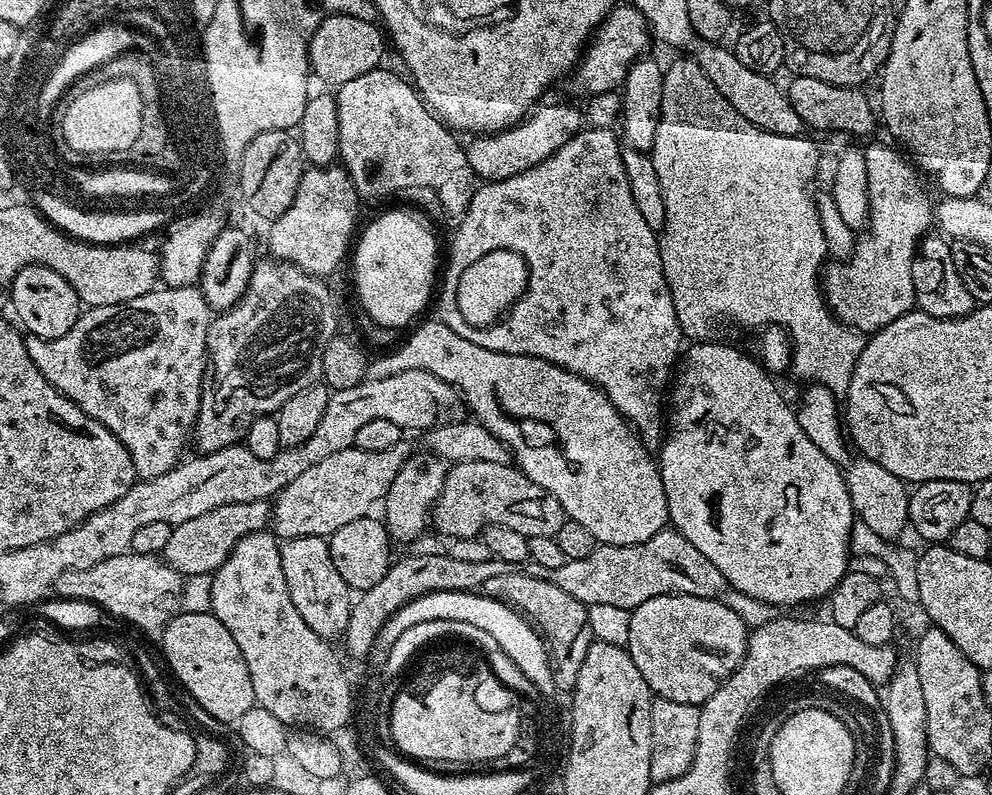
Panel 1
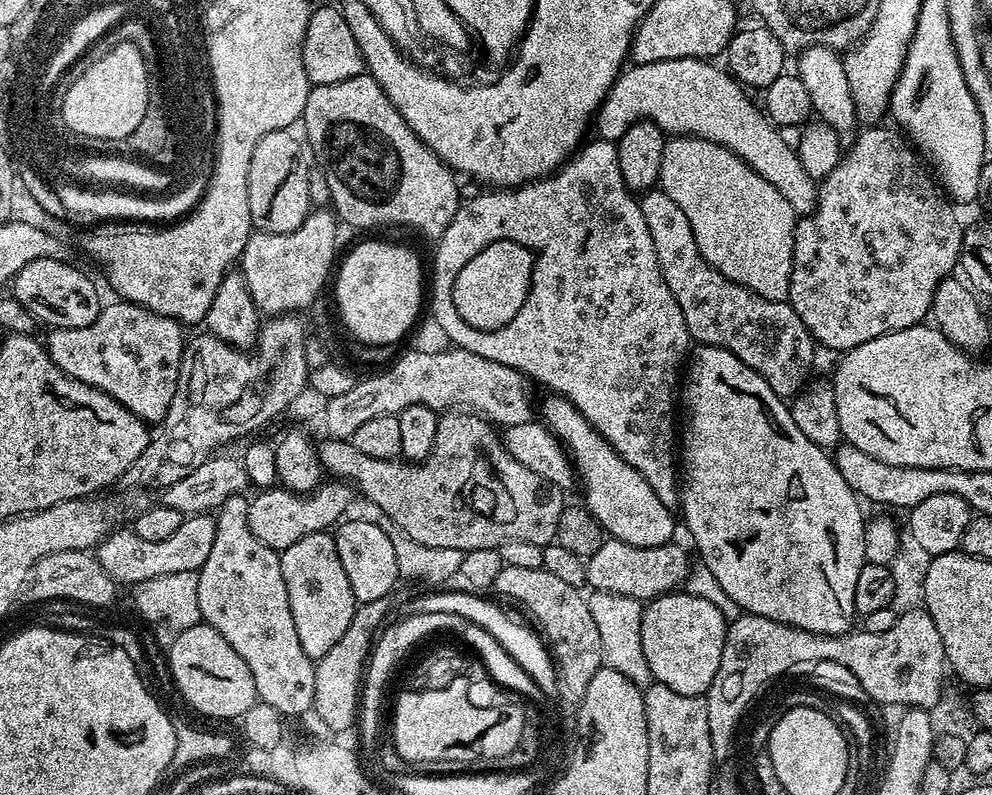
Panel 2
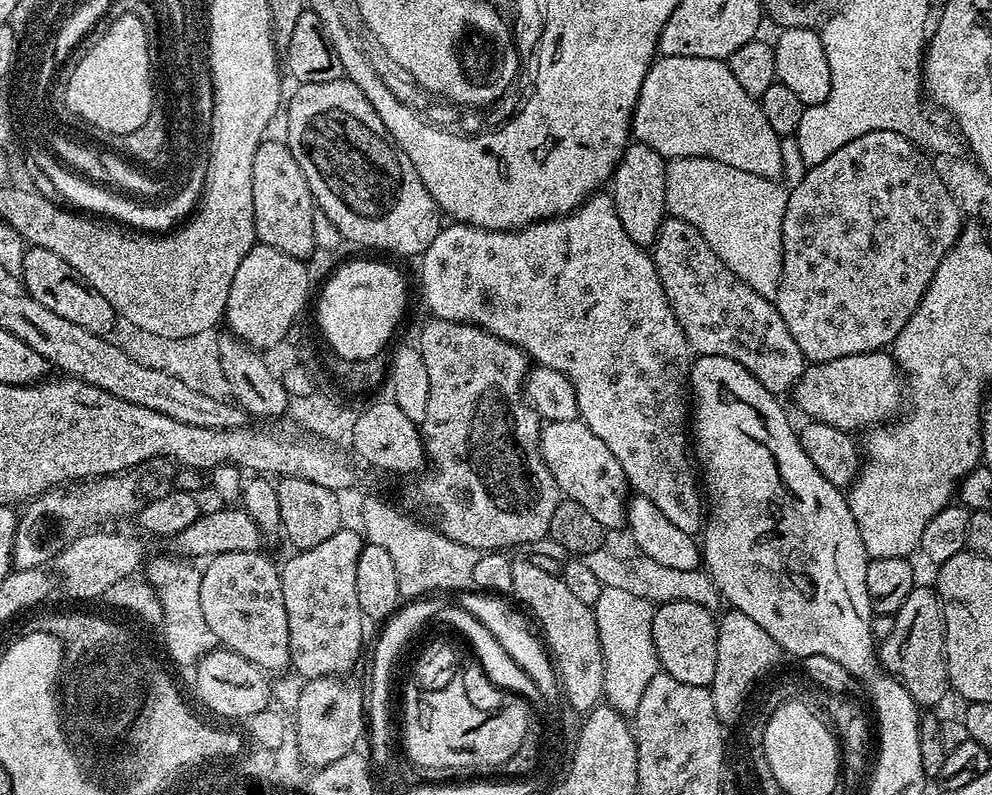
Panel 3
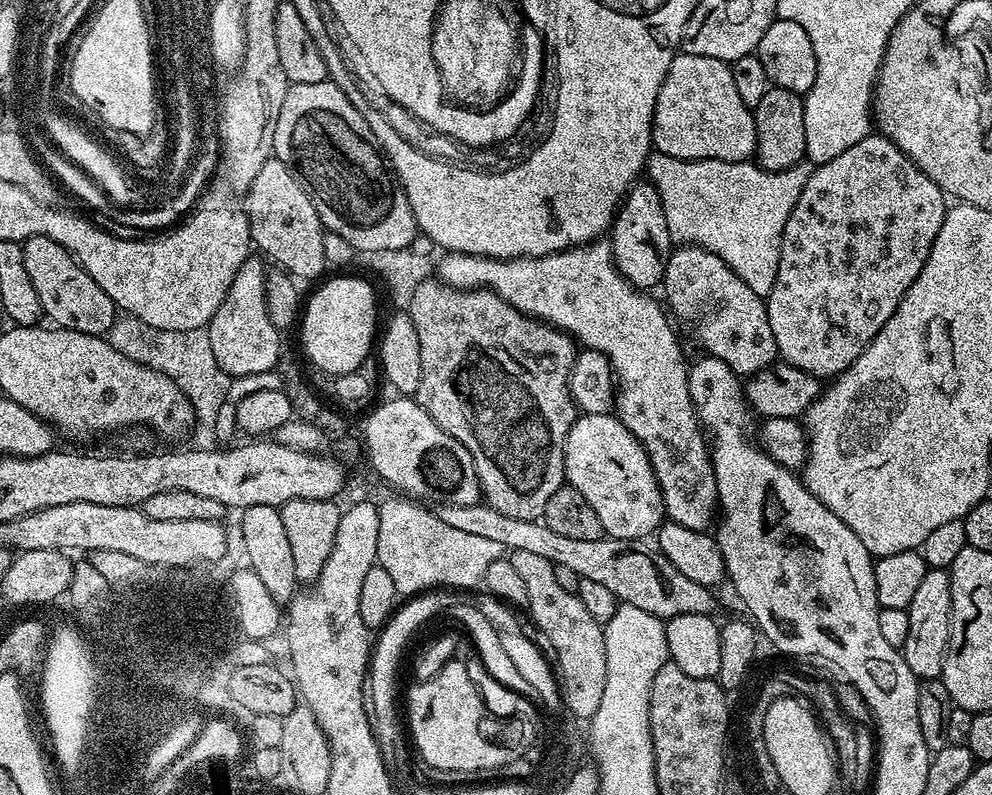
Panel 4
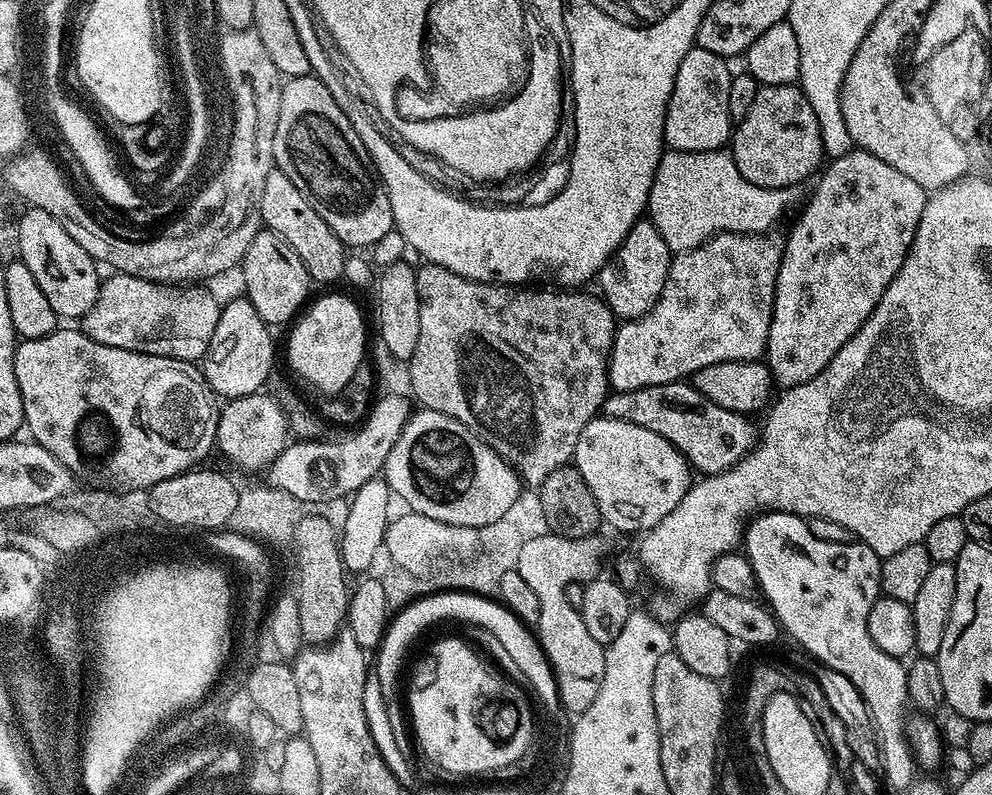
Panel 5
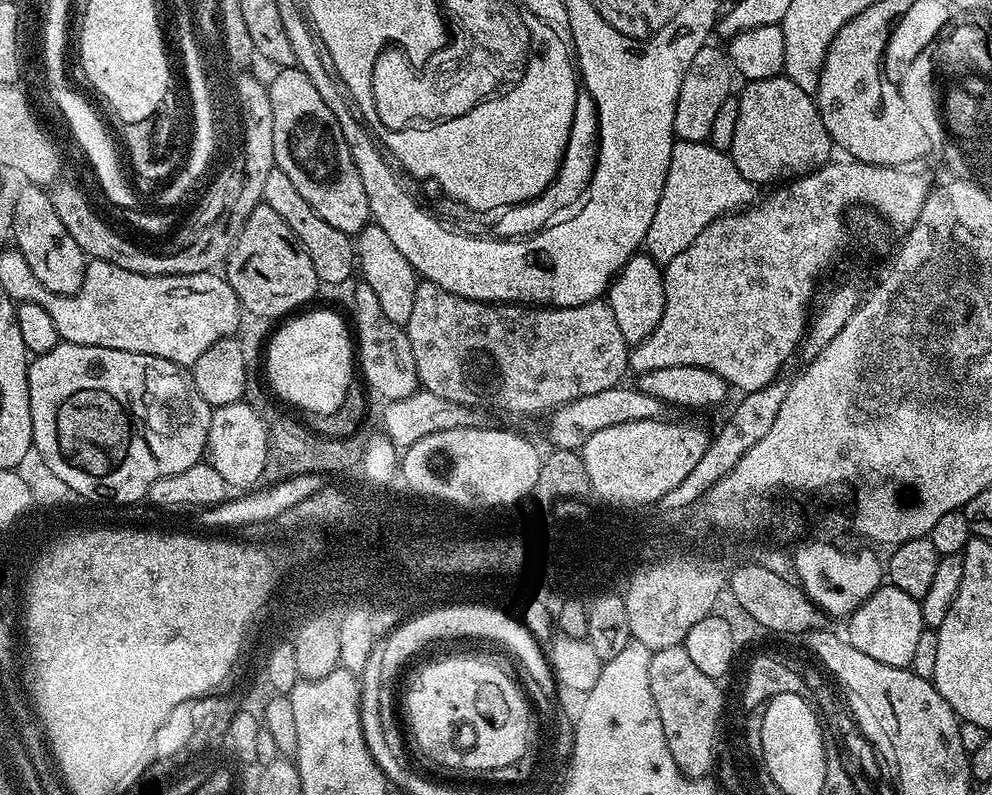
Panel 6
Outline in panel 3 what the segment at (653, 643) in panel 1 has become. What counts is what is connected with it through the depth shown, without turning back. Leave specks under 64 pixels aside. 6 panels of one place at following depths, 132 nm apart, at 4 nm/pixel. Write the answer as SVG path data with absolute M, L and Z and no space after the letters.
M666 602L659 605L652 614L652 633L661 669L668 672L670 678L678 678L678 682L690 682L690 686L709 687L714 678L714 662L718 662L717 623L717 617L713 613L702 606L694 606L694 602Z

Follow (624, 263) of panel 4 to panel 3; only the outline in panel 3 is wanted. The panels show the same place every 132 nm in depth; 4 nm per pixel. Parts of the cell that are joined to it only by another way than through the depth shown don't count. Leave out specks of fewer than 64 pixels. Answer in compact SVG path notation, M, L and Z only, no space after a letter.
M632 142L612 171L610 195L614 210L618 210L618 218L621 219L626 234L630 234L630 238L634 238L634 242L642 246L655 245L658 230L666 219L667 169L666 157L658 154L658 150Z

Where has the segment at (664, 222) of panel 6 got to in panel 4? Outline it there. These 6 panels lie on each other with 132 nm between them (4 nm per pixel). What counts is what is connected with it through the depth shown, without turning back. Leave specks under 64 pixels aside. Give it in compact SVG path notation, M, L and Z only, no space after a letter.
M653 151L646 176L662 198L673 241L680 246L697 244L718 254L754 294L767 298L778 274L786 218L790 218L790 210L794 210L794 202L798 202L798 194L802 194L813 167L805 158L785 172L767 172L747 160L683 160Z

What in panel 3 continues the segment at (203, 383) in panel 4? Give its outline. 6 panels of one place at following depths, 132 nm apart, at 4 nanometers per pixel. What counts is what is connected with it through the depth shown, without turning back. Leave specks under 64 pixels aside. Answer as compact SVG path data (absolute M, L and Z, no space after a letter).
M122 322L117 325L115 339L121 350L140 366L162 370L164 374L174 374L186 385L208 397L225 397L229 393L228 379L221 368L218 347L219 331L216 328L204 330L187 338L163 338L142 330L133 324Z

